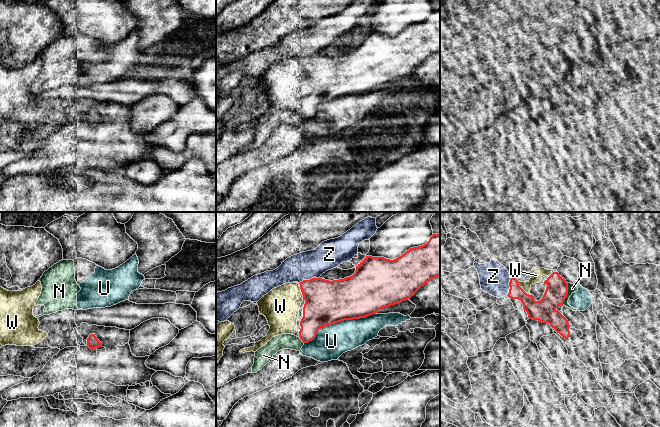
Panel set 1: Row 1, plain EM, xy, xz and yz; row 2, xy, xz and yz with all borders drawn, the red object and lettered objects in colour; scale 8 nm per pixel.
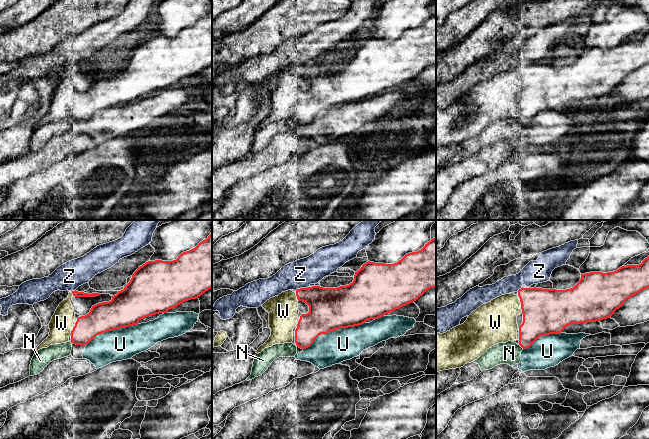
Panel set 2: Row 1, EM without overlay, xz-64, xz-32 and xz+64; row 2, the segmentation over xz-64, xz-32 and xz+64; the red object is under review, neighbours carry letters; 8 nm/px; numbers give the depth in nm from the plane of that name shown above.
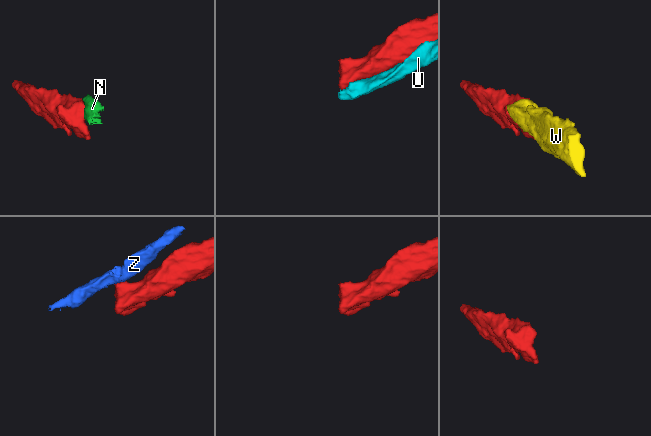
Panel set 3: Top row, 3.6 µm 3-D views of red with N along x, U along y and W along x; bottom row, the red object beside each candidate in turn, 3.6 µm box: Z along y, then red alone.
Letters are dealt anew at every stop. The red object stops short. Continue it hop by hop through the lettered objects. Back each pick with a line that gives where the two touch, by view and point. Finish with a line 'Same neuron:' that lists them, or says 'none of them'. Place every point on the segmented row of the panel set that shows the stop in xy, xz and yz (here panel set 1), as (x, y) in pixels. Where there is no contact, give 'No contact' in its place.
W: Touches red at yz (522, 289)
Same neuron: W

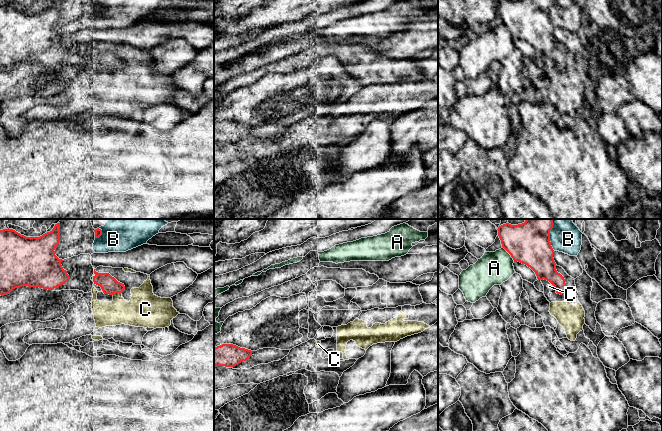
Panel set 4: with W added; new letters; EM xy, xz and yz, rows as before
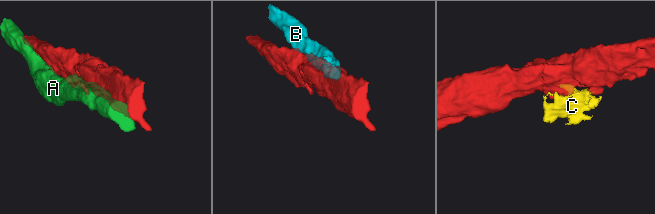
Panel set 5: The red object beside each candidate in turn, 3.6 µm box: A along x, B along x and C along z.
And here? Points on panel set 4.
Same neuron: none of them

